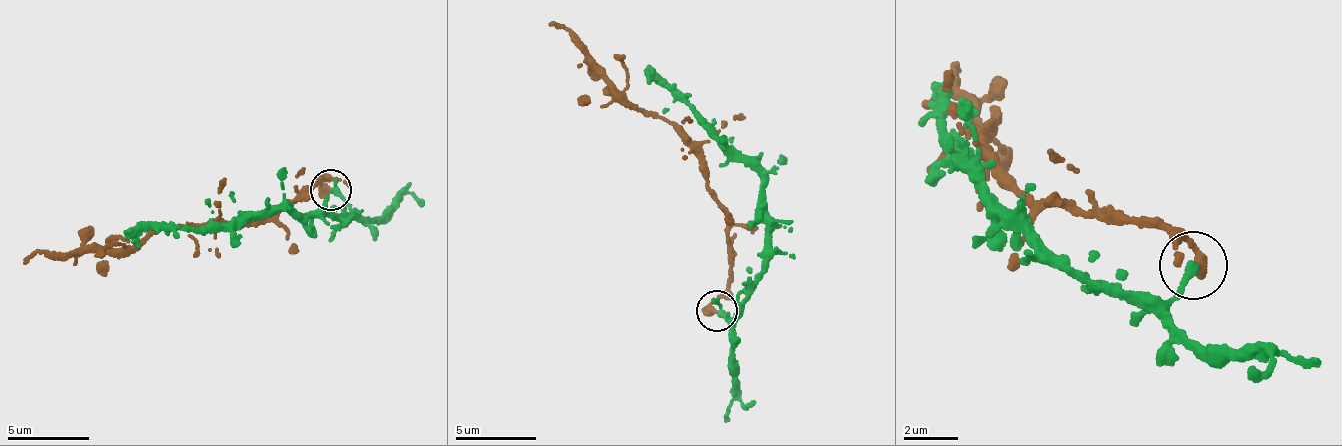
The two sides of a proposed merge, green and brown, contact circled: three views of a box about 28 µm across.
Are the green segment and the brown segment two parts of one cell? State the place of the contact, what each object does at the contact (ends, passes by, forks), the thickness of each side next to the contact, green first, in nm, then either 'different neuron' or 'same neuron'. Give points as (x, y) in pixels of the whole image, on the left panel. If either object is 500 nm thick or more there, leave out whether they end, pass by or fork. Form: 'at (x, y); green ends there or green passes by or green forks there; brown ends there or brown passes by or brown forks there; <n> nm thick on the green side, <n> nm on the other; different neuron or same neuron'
at (330, 190); green ends there; brown ends there; 340 nm thick on the green side, 440 nm on the other; different neuron

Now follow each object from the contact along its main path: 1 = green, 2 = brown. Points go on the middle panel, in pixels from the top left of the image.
1: (718, 311), (730, 319), (737, 314), (737, 295), (764, 270), (766, 204), (760, 176), (645, 69)
2: (715, 310), (729, 289), (729, 211), (718, 205), (707, 173), (671, 125), (622, 101), (563, 27), (549, 24)

